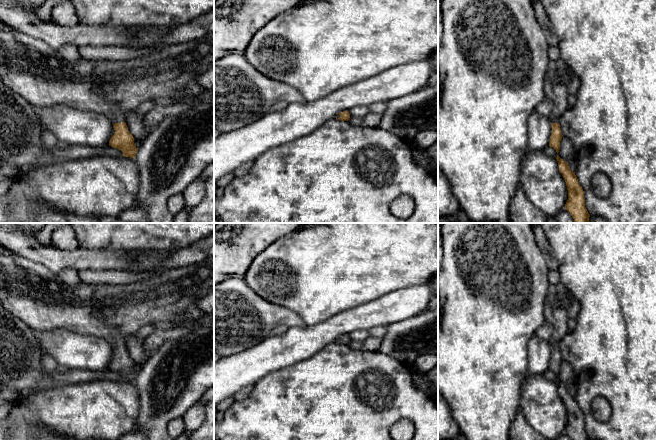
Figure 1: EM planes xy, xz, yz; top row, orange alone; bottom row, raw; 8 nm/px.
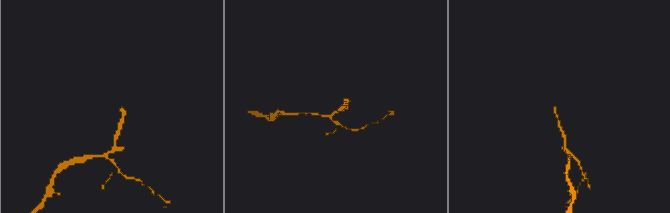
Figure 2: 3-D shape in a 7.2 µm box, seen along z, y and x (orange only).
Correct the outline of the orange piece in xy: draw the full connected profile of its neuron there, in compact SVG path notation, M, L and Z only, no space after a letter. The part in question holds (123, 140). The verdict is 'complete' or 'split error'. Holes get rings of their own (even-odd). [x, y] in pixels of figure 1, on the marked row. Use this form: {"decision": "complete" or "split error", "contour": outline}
{"decision": "split error", "contour": "M0 20L0 80L38 109L65 104L75 109L104 114L114 123L115 134L110 138L109 146L121 150L122 156L130 158L135 158L138 149L134 144L133 135L128 131L124 114L151 98L173 98L181 94L199 96L205 89L197 83L195 76L211 68L214 68L214 33L184 43L161 45L159 51L139 58L124 61L81 58L71 63L44 41L31 37Z"}

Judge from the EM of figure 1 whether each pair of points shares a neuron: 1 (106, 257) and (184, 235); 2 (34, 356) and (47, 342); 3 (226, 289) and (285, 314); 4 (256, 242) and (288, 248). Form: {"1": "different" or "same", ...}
{"1": "different", "2": "different", "3": "same", "4": "different"}

